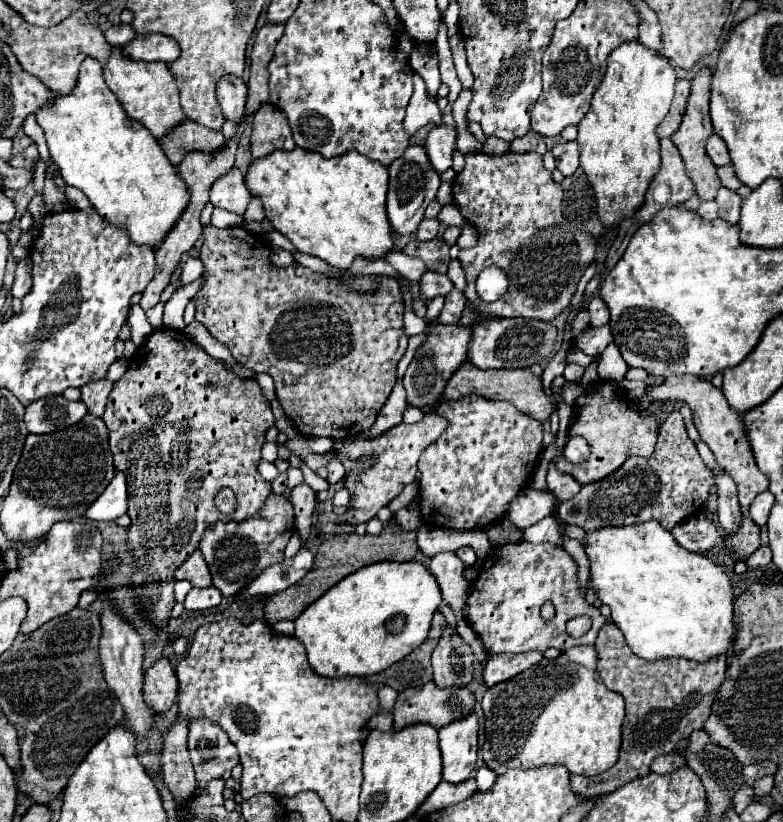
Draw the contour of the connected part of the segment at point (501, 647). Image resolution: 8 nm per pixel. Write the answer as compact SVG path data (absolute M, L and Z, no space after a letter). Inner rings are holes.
M528 541L494 547L490 551L490 557L482 563L480 575L472 583L466 601L466 619L482 639L488 655L546 651L548 647L566 651L574 645L594 645L600 627L606 623L600 609L584 599L578 583L578 563L568 551L550 543L532 545ZM544 601L552 601L556 607L556 617L552 621L540 617ZM578 615L588 615L592 627L586 635L574 639L566 633L566 621Z

